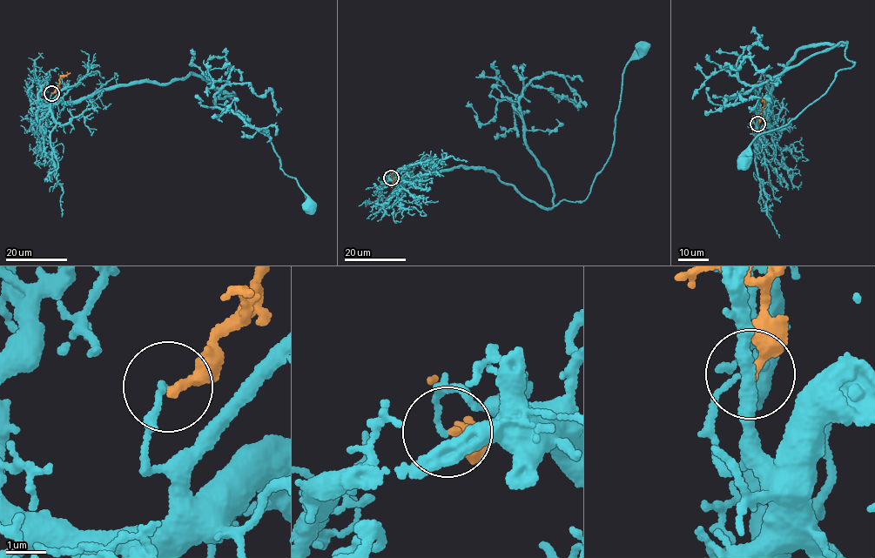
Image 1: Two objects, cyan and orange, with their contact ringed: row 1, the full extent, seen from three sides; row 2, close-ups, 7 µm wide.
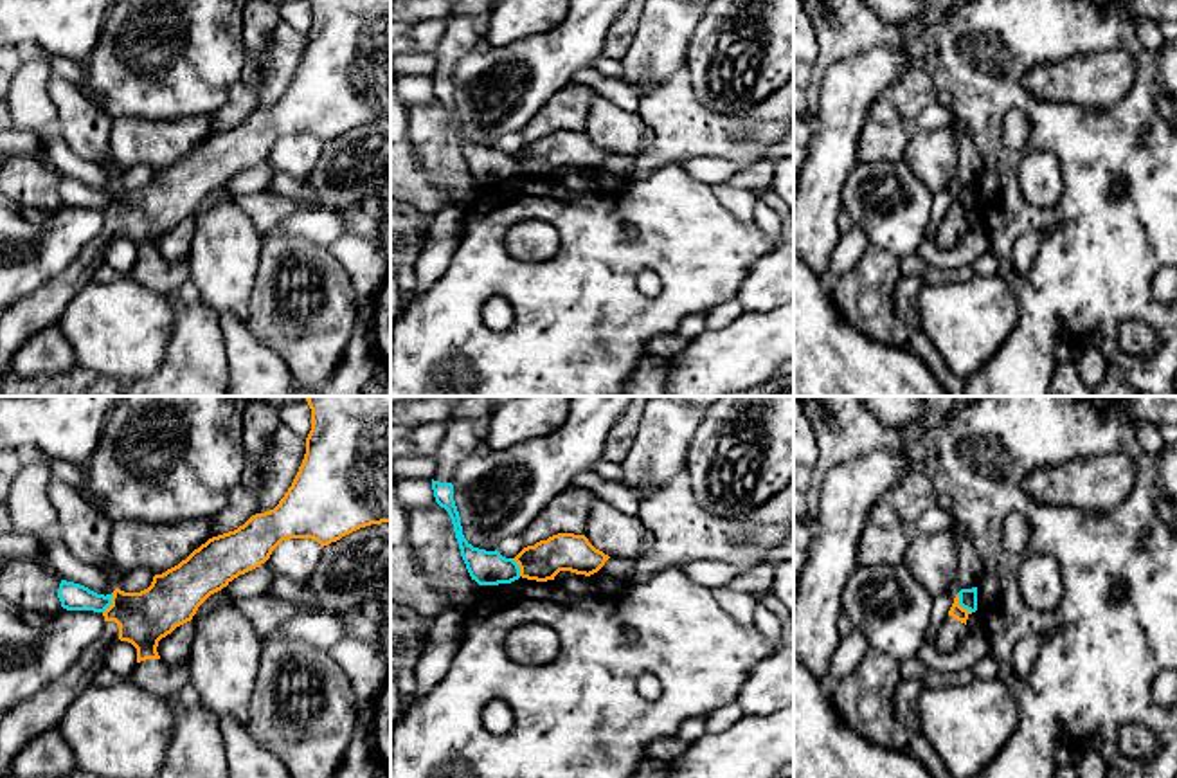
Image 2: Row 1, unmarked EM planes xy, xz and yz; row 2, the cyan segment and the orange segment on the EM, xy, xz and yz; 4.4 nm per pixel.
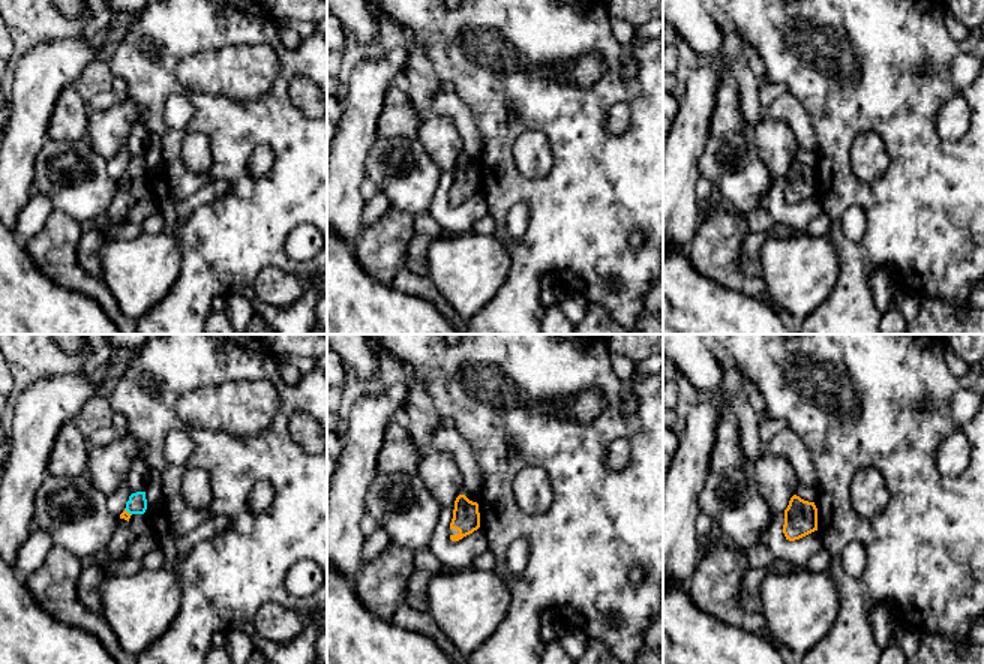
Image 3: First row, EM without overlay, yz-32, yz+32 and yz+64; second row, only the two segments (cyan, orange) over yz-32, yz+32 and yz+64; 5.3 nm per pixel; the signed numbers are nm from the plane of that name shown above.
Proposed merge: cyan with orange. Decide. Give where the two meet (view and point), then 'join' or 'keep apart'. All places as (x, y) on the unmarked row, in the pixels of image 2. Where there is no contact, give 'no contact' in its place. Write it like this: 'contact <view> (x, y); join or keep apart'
contact yz (961, 202); keep apart

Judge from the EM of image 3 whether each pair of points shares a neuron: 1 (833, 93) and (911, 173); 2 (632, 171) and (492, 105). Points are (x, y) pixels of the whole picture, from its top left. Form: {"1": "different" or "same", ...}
{"1": "same", "2": "same"}

